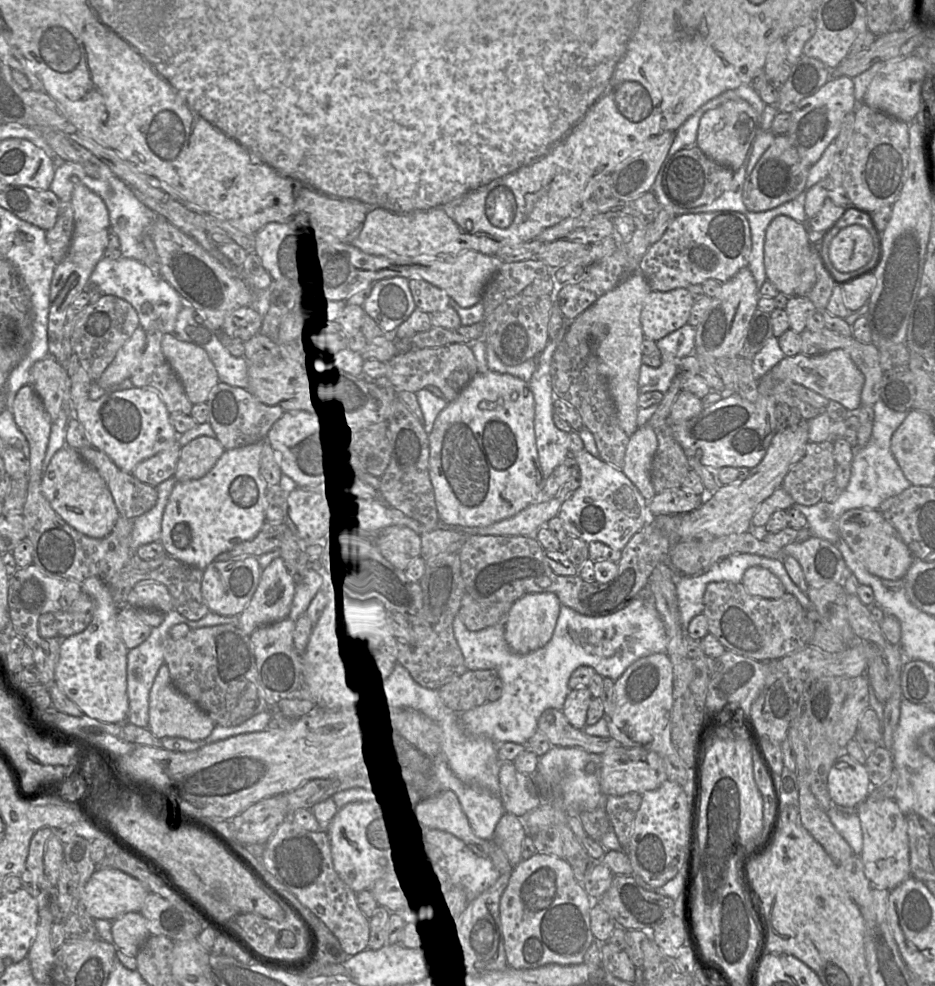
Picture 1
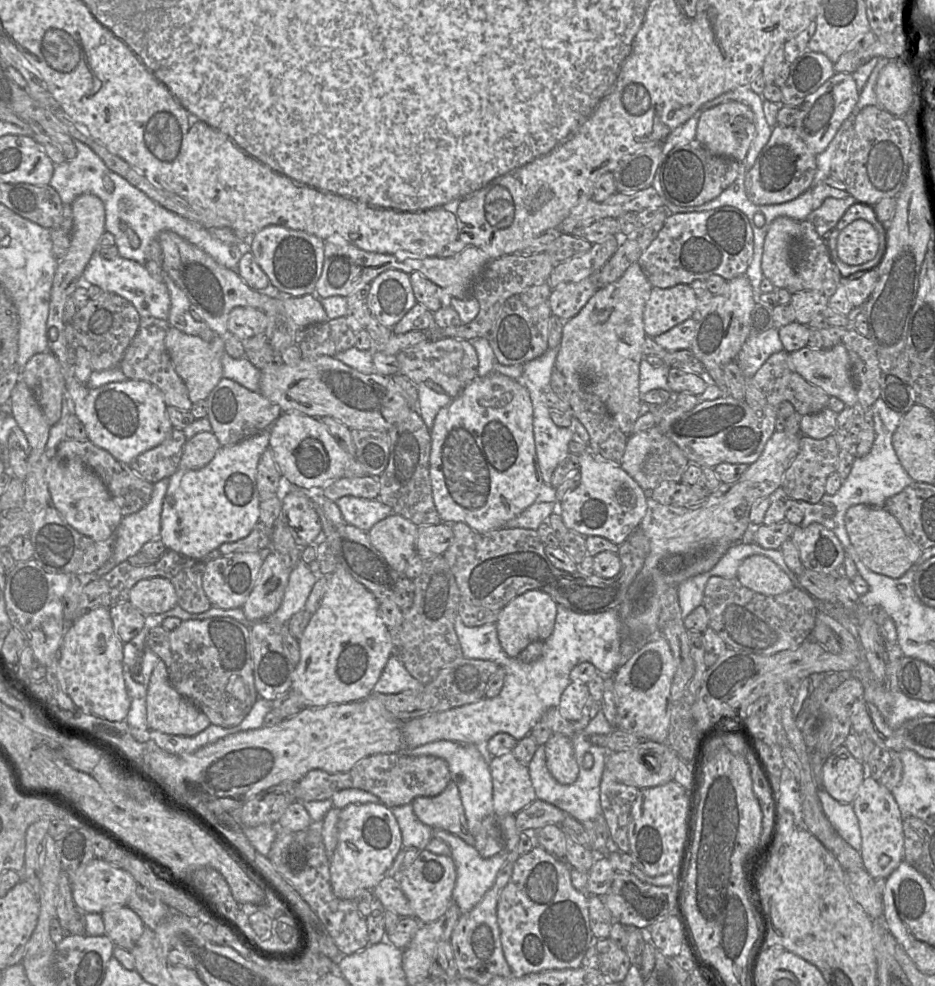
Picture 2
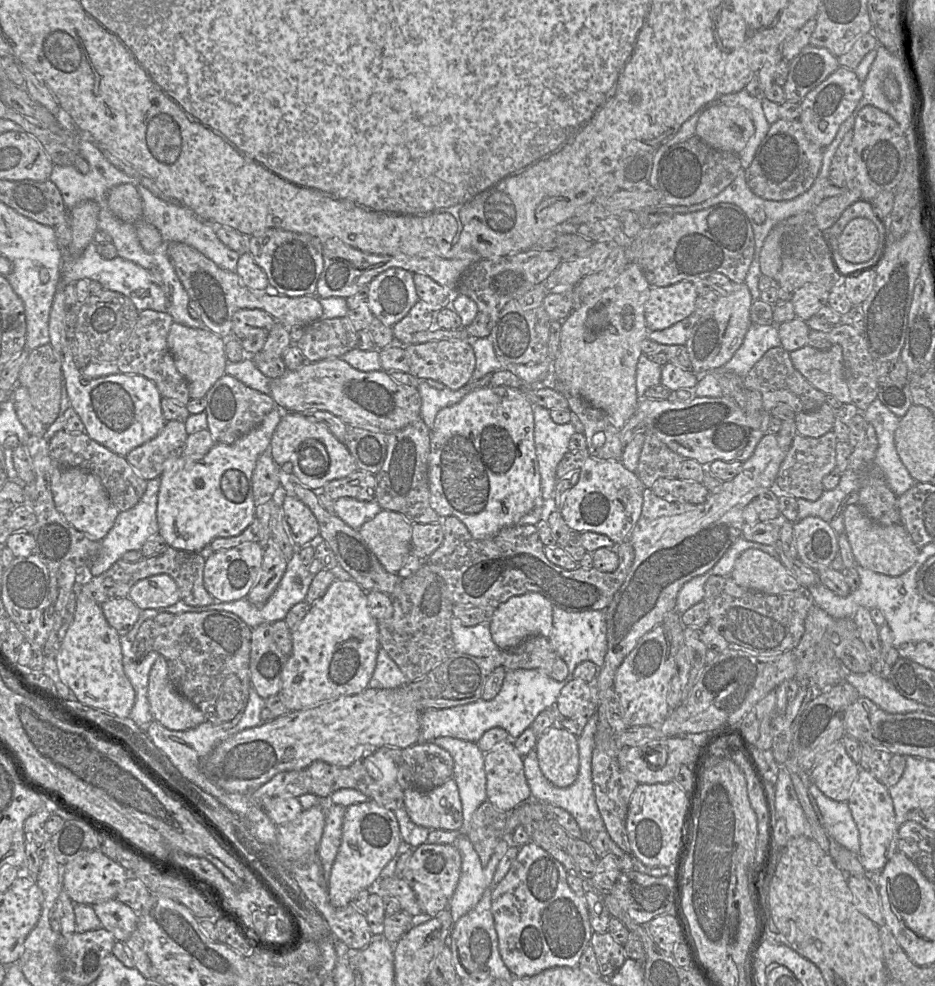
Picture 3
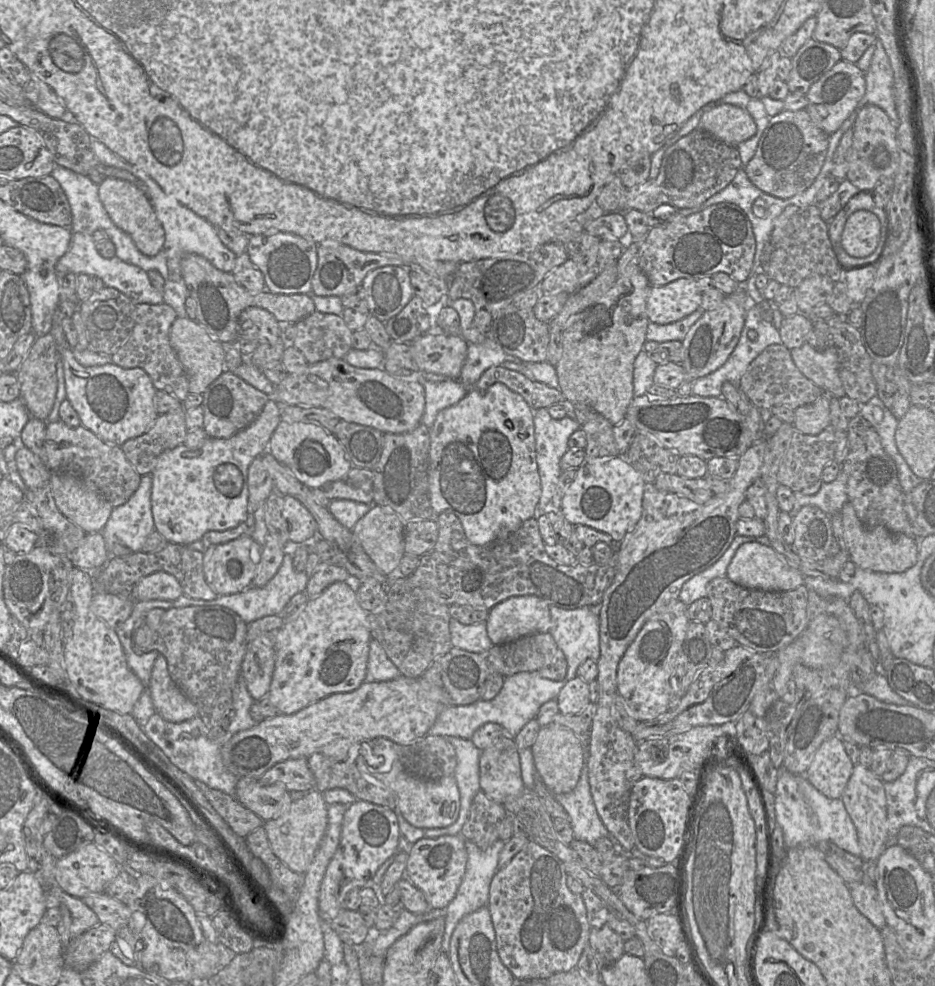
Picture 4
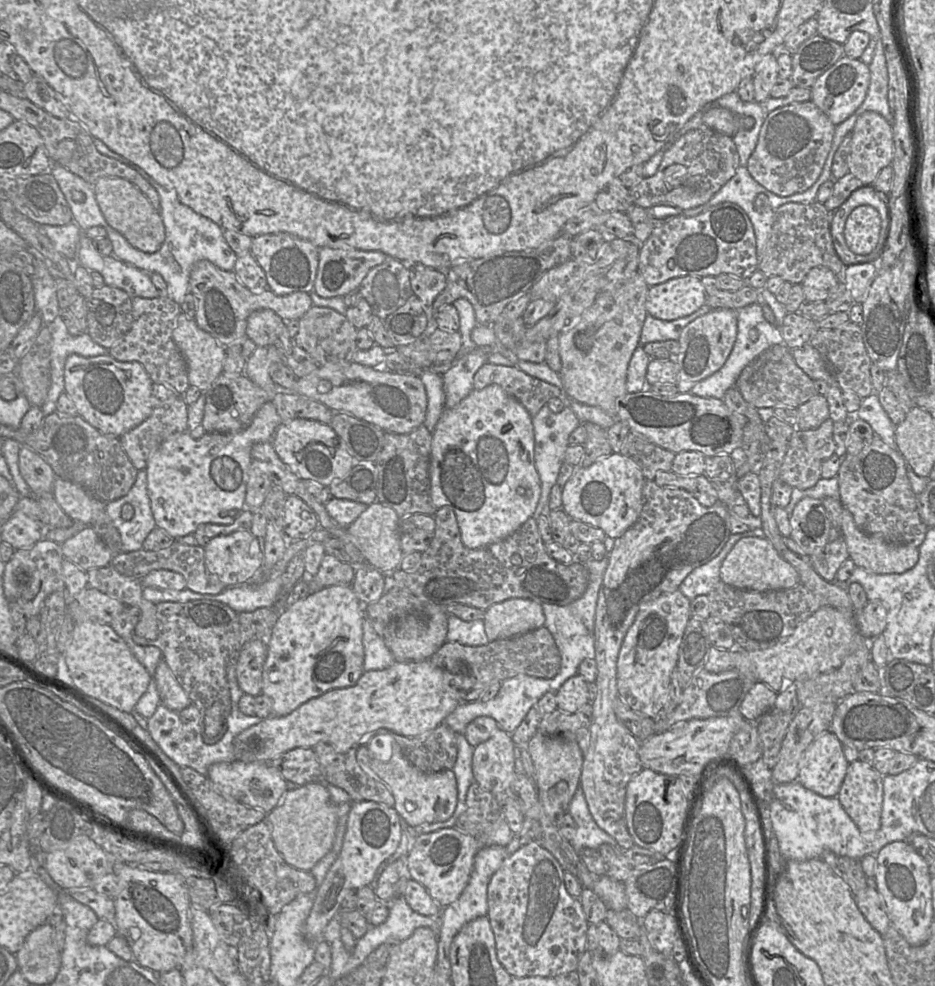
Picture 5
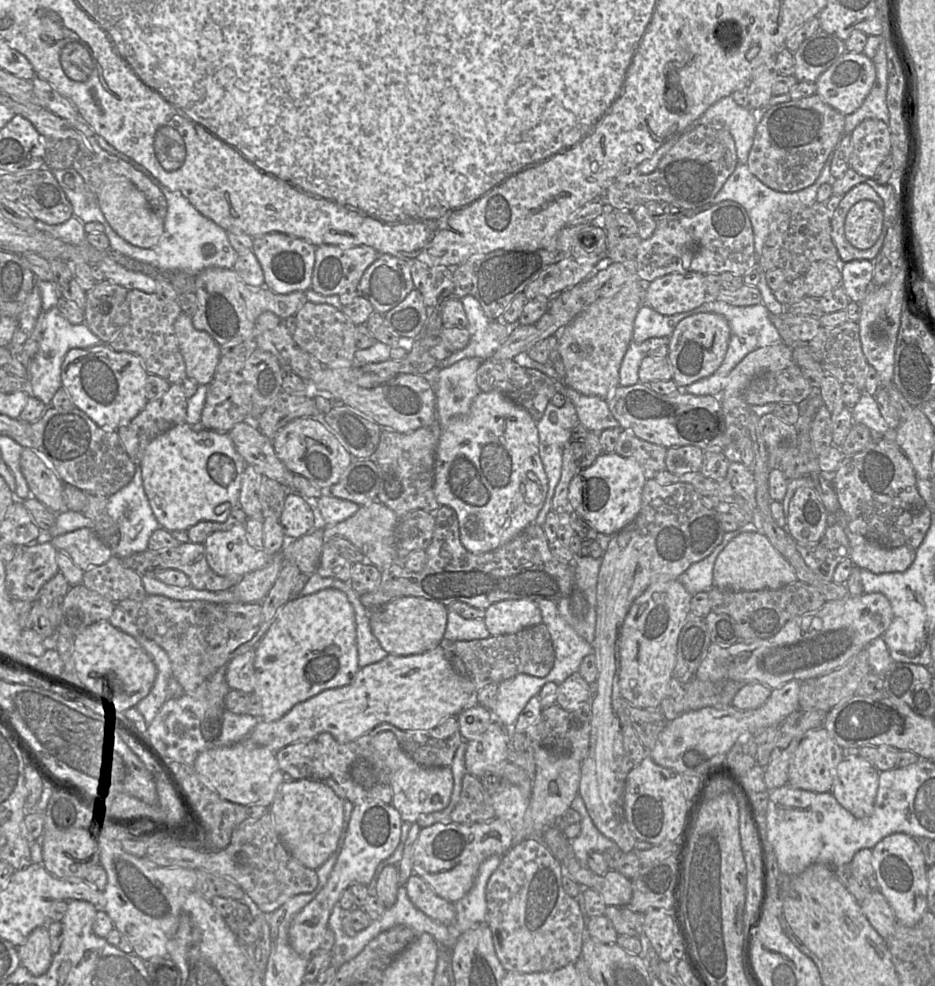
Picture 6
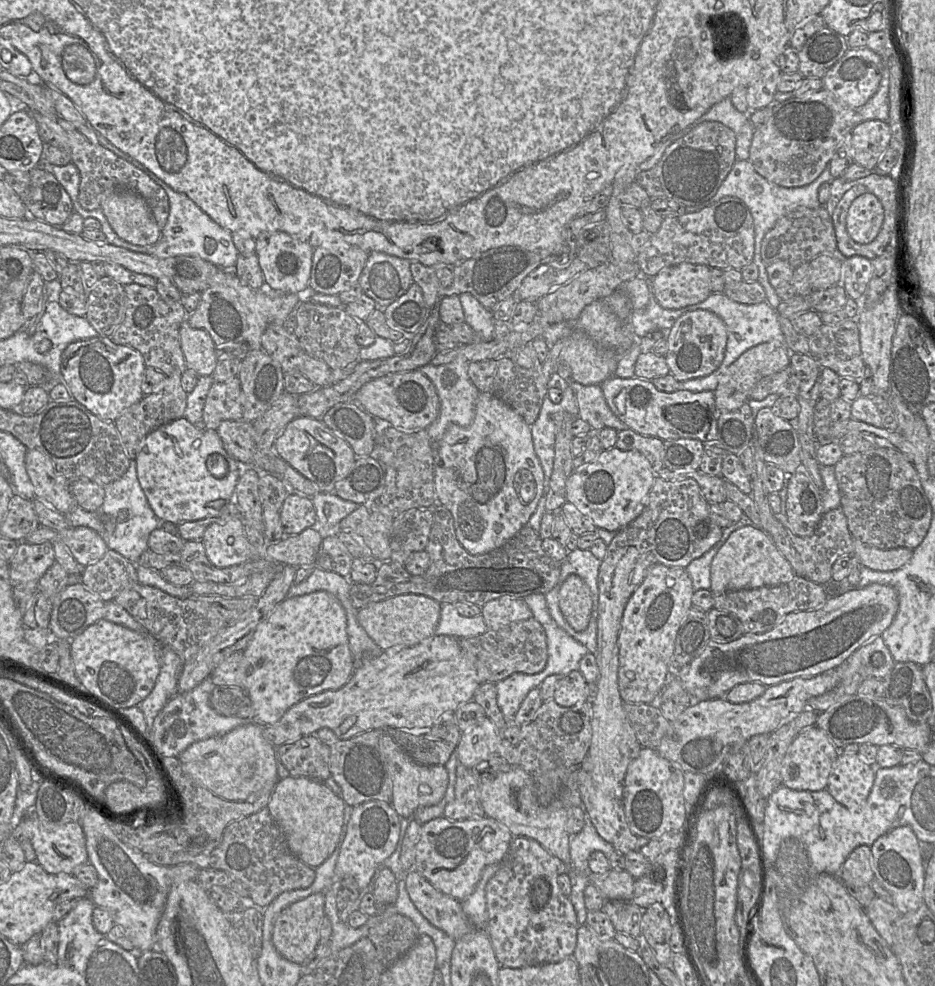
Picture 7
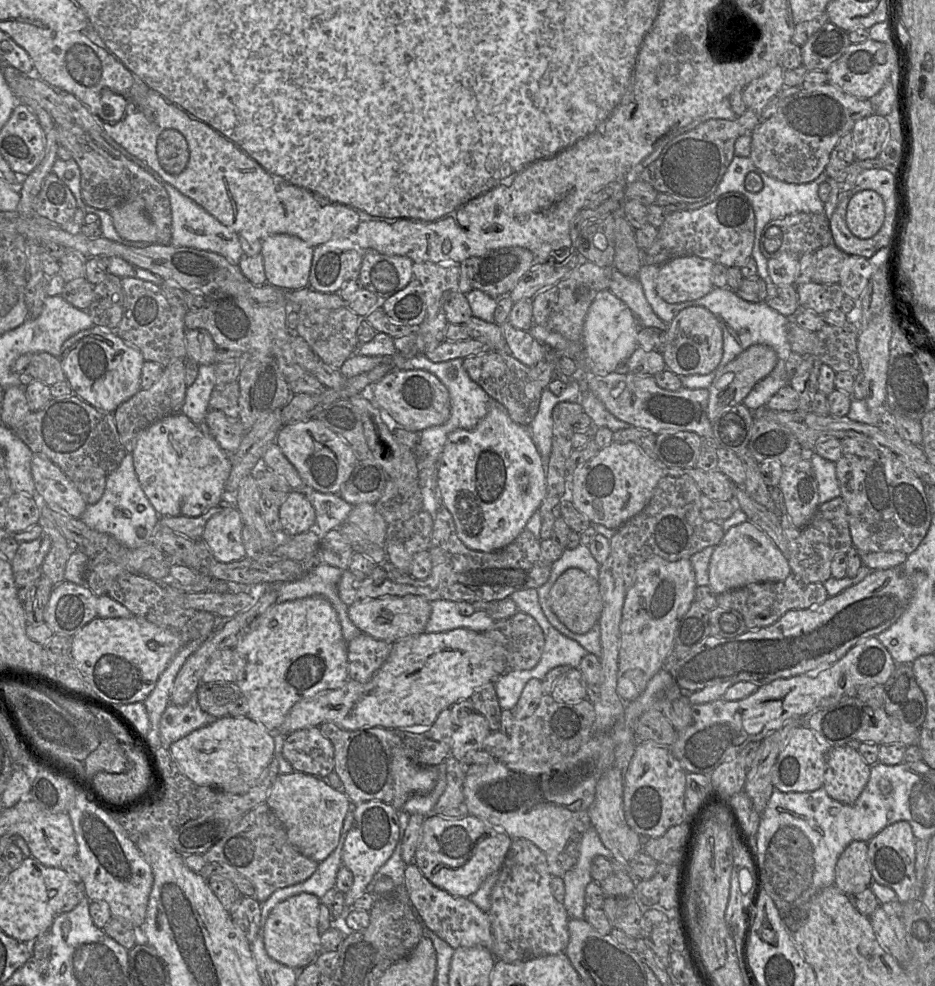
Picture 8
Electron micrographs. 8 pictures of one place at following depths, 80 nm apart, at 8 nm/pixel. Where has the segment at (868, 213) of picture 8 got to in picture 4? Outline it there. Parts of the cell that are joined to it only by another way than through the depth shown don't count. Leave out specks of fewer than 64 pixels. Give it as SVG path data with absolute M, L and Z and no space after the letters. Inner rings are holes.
M857 210L846 220L841 245L853 258L866 258L877 248L880 239L880 221L868 210Z

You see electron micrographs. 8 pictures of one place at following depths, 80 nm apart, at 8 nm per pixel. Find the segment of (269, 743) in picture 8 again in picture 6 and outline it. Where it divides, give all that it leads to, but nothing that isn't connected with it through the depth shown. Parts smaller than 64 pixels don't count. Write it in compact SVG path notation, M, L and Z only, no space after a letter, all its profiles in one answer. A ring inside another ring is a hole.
M248 736L233 745L201 752L195 759L193 768L200 779L220 798L240 805L261 805L269 808L285 781L275 753L254 743Z

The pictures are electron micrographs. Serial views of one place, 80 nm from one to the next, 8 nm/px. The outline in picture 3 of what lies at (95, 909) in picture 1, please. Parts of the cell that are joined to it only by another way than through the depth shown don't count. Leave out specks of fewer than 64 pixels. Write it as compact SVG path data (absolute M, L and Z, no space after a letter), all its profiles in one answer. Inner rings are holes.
M98 850L79 856L62 867L62 889L66 891L74 904L95 905L116 899L130 873L116 860L110 859Z

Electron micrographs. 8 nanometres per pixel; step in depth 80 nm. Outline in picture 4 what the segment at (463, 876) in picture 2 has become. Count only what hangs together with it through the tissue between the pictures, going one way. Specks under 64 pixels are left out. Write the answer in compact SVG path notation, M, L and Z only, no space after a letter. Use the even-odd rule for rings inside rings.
M465 840L467 850L467 864L463 881L456 893L454 899L448 904L444 911L445 930L442 939L441 952L447 953L449 956L450 938L460 920L479 908L488 905L489 890L491 881L498 870L498 861L500 853L505 842L502 840L496 841L487 849L480 849L477 845L469 840Z

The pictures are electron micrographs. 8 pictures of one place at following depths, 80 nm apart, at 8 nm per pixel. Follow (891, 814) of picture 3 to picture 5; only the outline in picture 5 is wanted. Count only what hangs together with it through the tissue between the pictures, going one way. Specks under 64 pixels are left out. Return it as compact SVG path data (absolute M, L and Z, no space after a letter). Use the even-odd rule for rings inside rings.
M860 760L849 764L836 796L862 833L876 832L881 826L883 775L872 764Z

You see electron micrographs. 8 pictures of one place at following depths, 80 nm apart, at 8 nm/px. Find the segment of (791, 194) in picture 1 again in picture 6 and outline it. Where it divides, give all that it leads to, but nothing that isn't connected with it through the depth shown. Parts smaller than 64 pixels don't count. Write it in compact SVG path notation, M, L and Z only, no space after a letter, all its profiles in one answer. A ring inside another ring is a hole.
M818 95L790 100L761 111L747 166L763 184L778 192L797 192L811 186L839 143L845 115Z

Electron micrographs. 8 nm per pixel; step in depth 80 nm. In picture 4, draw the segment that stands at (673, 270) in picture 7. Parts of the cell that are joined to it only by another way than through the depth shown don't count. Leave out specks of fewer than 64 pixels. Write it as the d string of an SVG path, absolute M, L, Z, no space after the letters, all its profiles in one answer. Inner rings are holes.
M681 278L664 286L651 288L646 310L652 323L674 323L700 308L702 292L697 280Z

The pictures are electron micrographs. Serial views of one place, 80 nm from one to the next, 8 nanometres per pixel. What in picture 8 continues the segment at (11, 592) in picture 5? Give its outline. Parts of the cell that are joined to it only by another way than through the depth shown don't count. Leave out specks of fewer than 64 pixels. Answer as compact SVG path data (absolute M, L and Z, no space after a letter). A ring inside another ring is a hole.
M42 533L31 542L23 542L18 546L14 559L11 561L13 574L40 568L52 546L50 537Z

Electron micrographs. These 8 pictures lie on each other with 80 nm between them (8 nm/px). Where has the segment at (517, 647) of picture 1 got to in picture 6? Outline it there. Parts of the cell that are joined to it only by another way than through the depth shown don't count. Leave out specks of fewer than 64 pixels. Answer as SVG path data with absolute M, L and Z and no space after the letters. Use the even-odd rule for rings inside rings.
M526 599L503 600L485 609L484 622L491 636L516 633L542 623L536 602Z

